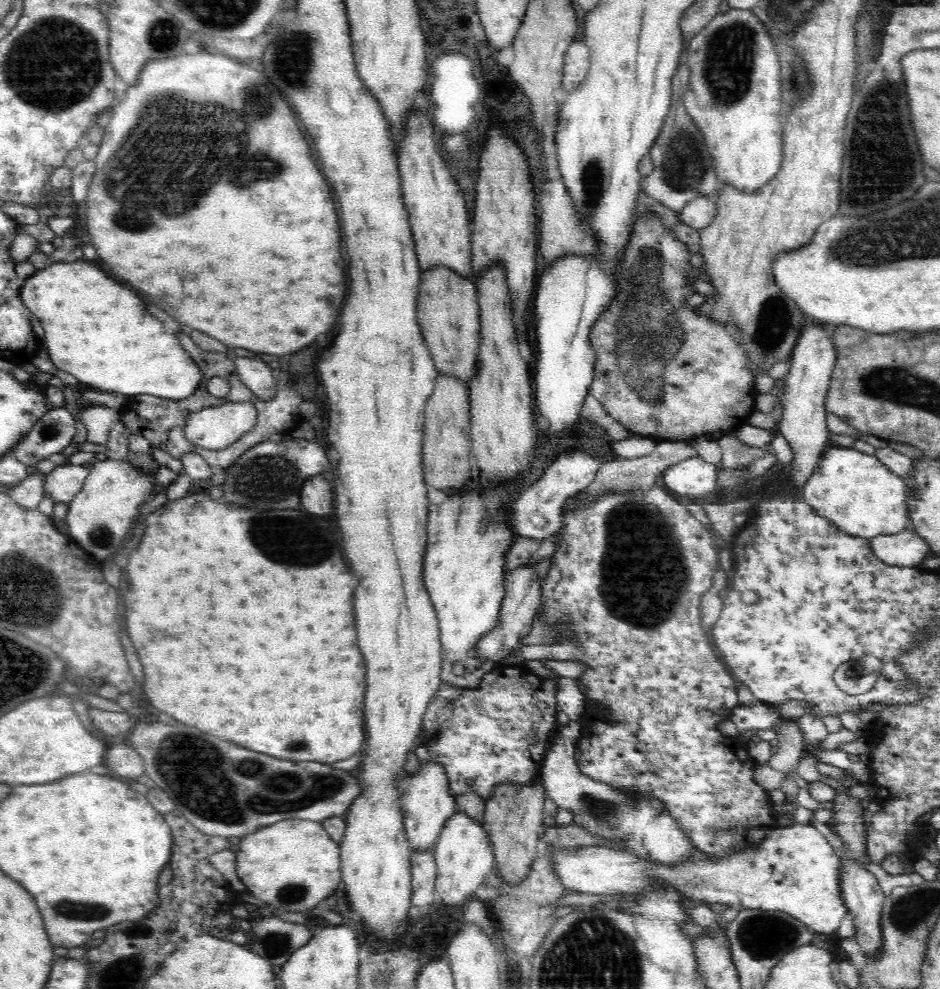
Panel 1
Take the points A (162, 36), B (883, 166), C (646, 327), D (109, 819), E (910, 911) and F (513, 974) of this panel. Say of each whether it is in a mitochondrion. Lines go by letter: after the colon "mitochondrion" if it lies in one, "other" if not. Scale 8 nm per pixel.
A: mitochondrion
B: mitochondrion
C: mitochondrion
D: other
E: mitochondrion
F: mitochondrion

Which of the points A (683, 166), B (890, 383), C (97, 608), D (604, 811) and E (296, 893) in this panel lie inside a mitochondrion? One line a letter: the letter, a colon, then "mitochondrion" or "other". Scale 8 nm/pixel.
A: mitochondrion
B: mitochondrion
C: other
D: mitochondrion
E: mitochondrion

